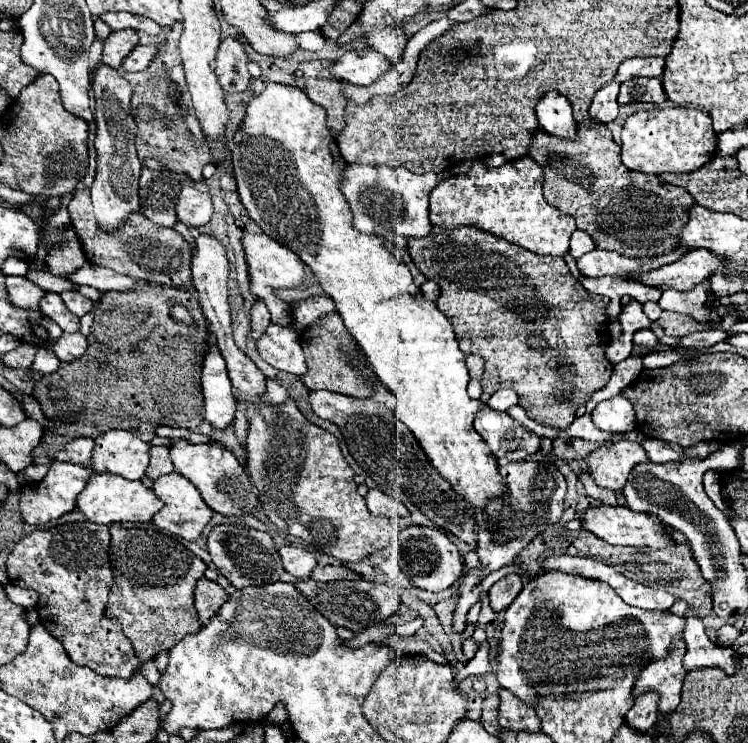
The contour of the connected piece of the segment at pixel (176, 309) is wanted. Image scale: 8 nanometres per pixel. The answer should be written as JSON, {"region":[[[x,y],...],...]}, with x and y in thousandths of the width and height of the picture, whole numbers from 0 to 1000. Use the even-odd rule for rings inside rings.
{"region":[[[243,409],[227,412],[227,425],[230,425],[235,433],[243,433],[243,436],[251,436],[251,439],[259,436],[259,428],[257,428],[254,417],[249,417],[249,412],[243,412]]]}

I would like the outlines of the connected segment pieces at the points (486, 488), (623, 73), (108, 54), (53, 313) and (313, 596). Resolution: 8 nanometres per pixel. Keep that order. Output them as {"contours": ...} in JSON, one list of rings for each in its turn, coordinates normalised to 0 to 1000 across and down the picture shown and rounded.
{"contours":[[[[361,110],[350,127],[329,143],[329,156],[321,175],[310,186],[310,223],[318,248],[318,261],[334,293],[369,326],[385,331],[420,366],[430,390],[449,406],[465,447],[484,468],[492,493],[503,509],[529,530],[535,538],[527,557],[540,568],[564,606],[583,627],[583,633],[604,651],[604,659],[628,673],[631,684],[647,686],[650,676],[674,668],[674,649],[666,638],[666,619],[655,611],[652,598],[636,584],[631,565],[647,549],[626,533],[626,498],[620,493],[620,474],[612,468],[604,436],[583,415],[583,406],[567,401],[561,388],[551,380],[551,369],[535,353],[505,315],[487,315],[471,304],[471,283],[455,256],[463,218],[452,205],[452,194],[439,172],[439,151],[420,140],[406,121],[396,116]]],[[[840,78],[829,86],[824,97],[824,108],[832,113],[850,102],[866,102],[866,105],[882,105],[888,92],[885,78]]],[[[155,40],[147,43],[147,48],[139,54],[139,70],[136,70],[136,83],[158,92],[166,81],[168,73],[176,70],[176,65],[184,59],[184,46],[179,40]]],[[[61,393],[59,404],[53,404],[53,420],[64,428],[70,428],[86,447],[104,447],[107,444],[107,428],[99,425],[88,409],[83,406],[80,396]]],[[[409,778],[409,781],[398,781],[393,789],[401,797],[406,797],[406,805],[412,805],[412,810],[417,810],[417,816],[433,832],[439,832],[447,843],[465,845],[476,853],[489,848],[489,845],[503,843],[505,837],[511,837],[513,832],[527,826],[535,816],[535,802],[532,802],[529,791],[521,789],[521,786],[503,786],[503,783],[492,783],[492,781],[422,783],[417,778]]]]}

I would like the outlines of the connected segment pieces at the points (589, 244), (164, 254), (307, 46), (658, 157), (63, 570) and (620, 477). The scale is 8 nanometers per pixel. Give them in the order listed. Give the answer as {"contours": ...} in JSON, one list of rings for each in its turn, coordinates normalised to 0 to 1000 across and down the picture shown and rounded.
{"contours":[[[[770,310],[770,312],[765,315],[765,320],[762,320],[762,342],[765,342],[767,347],[773,347],[773,345],[789,339],[789,336],[794,336],[791,320],[789,320],[781,310]]],[[[107,250],[99,258],[96,269],[91,272],[91,285],[94,285],[96,304],[102,307],[107,323],[110,323],[115,347],[123,355],[147,361],[147,363],[160,366],[160,369],[171,369],[182,377],[195,377],[195,380],[206,380],[206,382],[217,382],[217,385],[241,388],[241,385],[249,385],[254,380],[254,374],[257,374],[254,371],[257,331],[233,307],[217,307],[190,288],[176,288],[171,293],[171,299],[166,301],[166,307],[144,315],[144,312],[134,310],[131,301],[126,299],[123,275],[120,275],[120,256],[112,250]]],[[[425,40],[396,46],[396,54],[401,57],[401,59],[398,59],[401,65],[406,65],[406,67],[417,67],[417,70],[430,67],[430,65],[433,65],[433,59],[436,59],[436,51],[433,51]]],[[[898,143],[853,148],[842,153],[832,172],[832,218],[842,229],[864,234],[928,231],[957,207],[957,178],[944,151],[933,145]]],[[[94,703],[45,713],[16,738],[8,764],[16,786],[45,791],[53,799],[48,813],[53,840],[86,864],[91,883],[102,894],[118,896],[134,910],[176,913],[187,888],[166,856],[163,843],[139,826],[144,794],[152,783],[144,756],[144,732],[144,708],[128,708],[123,703]]],[[[829,592],[797,603],[794,608],[786,611],[783,622],[786,622],[786,635],[791,638],[799,654],[832,659],[842,633],[856,622],[866,622],[866,614],[858,598]]]]}

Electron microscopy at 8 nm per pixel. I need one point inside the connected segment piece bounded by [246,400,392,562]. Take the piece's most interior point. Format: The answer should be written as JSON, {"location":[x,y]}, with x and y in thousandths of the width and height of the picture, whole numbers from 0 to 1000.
{"location":[410,658]}

